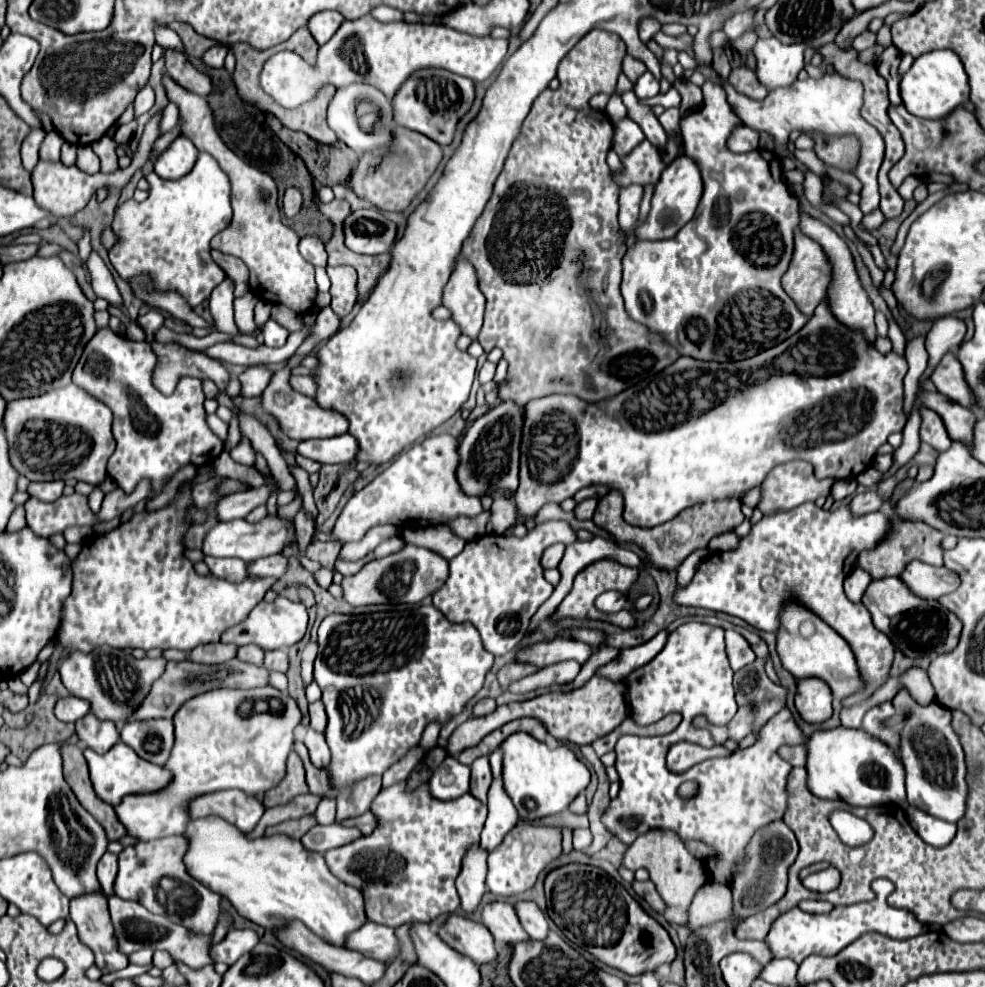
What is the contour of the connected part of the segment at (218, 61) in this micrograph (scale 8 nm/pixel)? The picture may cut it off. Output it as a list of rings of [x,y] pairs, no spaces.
[[[216,46],[216,48],[210,48],[204,56],[202,56],[202,62],[210,68],[222,68],[224,64],[224,58],[226,58],[226,48],[224,46]]]

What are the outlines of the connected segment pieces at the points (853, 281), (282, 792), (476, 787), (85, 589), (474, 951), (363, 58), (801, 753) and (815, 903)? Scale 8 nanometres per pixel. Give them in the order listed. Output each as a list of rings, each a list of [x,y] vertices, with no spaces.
[[[800,212],[800,224],[798,230],[802,234],[806,234],[808,238],[812,238],[814,242],[818,242],[826,254],[826,258],[830,260],[830,268],[832,268],[832,282],[828,284],[826,290],[826,298],[828,298],[828,306],[832,306],[832,314],[836,314],[838,322],[844,322],[844,326],[852,326],[852,330],[864,330],[864,338],[868,338],[868,342],[876,340],[876,328],[874,328],[874,308],[872,302],[866,294],[866,290],[862,288],[856,268],[854,268],[854,260],[852,254],[846,246],[846,242],[824,222],[820,222],[818,218],[812,218],[806,212]]]
[[[292,752],[288,756],[286,762],[286,778],[280,780],[280,784],[272,790],[268,790],[268,794],[264,794],[264,806],[266,808],[274,808],[274,806],[284,806],[288,802],[292,802],[296,796],[300,794],[308,794],[308,784],[304,778],[304,766],[302,760],[296,752]]]
[[[488,756],[476,758],[476,762],[470,768],[472,768],[470,794],[486,804],[486,794],[488,794],[488,788],[492,784],[492,772],[490,772],[490,764],[488,764]]]
[[[192,484],[180,488],[176,498],[162,510],[134,514],[118,528],[82,542],[80,554],[72,560],[72,594],[64,600],[60,626],[50,640],[54,648],[60,644],[68,656],[76,650],[88,654],[102,644],[112,648],[192,650],[200,644],[220,642],[220,636],[226,628],[242,622],[248,616],[248,612],[264,598],[266,590],[272,588],[276,578],[262,578],[254,582],[248,578],[242,584],[232,584],[216,576],[196,574],[192,562],[184,556],[184,534],[190,528],[184,526],[184,514],[188,514],[188,506],[194,506]]]
[[[452,914],[438,930],[438,936],[458,950],[460,954],[472,958],[478,966],[488,964],[496,958],[496,946],[490,930],[474,920]]]
[[[366,14],[358,20],[344,20],[340,24],[340,30],[336,30],[336,34],[324,46],[320,46],[316,66],[308,66],[298,54],[288,50],[282,50],[268,58],[260,72],[260,86],[284,108],[296,108],[312,100],[318,88],[326,82],[334,86],[366,82],[382,90],[386,98],[392,98],[398,86],[414,70],[426,66],[446,68],[474,82],[486,80],[502,64],[502,60],[506,58],[506,50],[508,40],[498,40],[492,36],[470,36],[464,32],[456,32],[444,24],[384,24]]]
[[[804,744],[785,746],[785,749],[778,750],[778,754],[792,766],[804,766],[806,764],[806,746]]]
[[[804,900],[798,904],[798,908],[804,912],[828,912],[832,910],[832,904],[824,900]]]

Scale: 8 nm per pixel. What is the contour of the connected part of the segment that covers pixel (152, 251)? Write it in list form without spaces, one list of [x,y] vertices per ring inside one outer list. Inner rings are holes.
[[[200,154],[196,166],[190,174],[182,176],[180,180],[164,180],[158,174],[146,174],[150,182],[150,194],[144,202],[126,200],[116,208],[114,214],[114,230],[120,238],[118,244],[108,252],[112,258],[114,270],[124,278],[132,278],[136,274],[150,274],[160,290],[176,290],[180,292],[188,304],[194,308],[210,298],[210,292],[216,284],[224,280],[224,270],[210,258],[210,240],[232,224],[232,208],[230,208],[230,182],[228,176],[222,172],[218,162],[210,154]]]

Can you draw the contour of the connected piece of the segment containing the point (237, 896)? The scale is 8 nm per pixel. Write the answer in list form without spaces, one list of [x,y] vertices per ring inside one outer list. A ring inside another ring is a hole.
[[[222,818],[192,820],[184,836],[188,840],[188,850],[184,854],[184,864],[188,874],[196,878],[200,884],[208,886],[210,890],[216,890],[216,894],[226,898],[240,916],[252,920],[254,924],[260,924],[264,928],[276,928],[282,922],[300,920],[316,936],[324,938],[330,944],[342,946],[346,934],[358,930],[366,922],[362,892],[354,886],[340,882],[328,870],[322,854],[304,850],[300,840],[292,840],[288,836],[276,836],[276,834],[272,834],[272,838],[260,836],[252,840],[240,830],[236,830],[236,826],[228,826],[228,822],[224,822]]]

